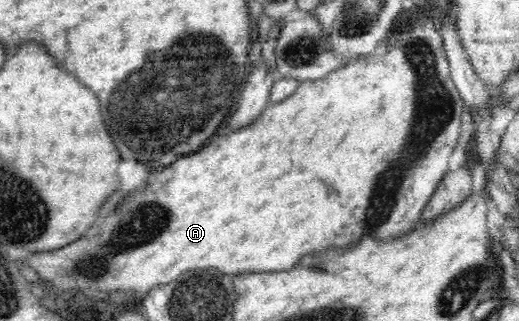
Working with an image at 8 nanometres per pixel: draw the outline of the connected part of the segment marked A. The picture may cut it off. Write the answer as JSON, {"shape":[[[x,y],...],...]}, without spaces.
{"shape":[[[424,17],[422,23],[416,23],[410,31],[400,33],[396,37],[396,43],[387,49],[380,61],[372,57],[360,56],[343,63],[341,67],[334,69],[324,78],[299,82],[298,87],[286,99],[279,102],[268,102],[264,111],[252,125],[239,129],[239,131],[213,137],[208,143],[193,154],[179,157],[168,169],[160,175],[158,183],[152,181],[150,189],[146,193],[132,195],[132,199],[120,207],[118,215],[114,211],[114,217],[104,219],[98,237],[92,239],[78,239],[64,249],[52,250],[46,257],[30,257],[30,265],[44,277],[54,281],[54,288],[62,295],[64,301],[73,298],[78,300],[80,288],[92,288],[94,290],[130,290],[136,293],[136,299],[140,305],[145,295],[156,285],[168,283],[182,275],[182,271],[195,270],[212,266],[224,273],[244,273],[244,271],[280,271],[295,266],[303,255],[324,249],[330,246],[347,246],[361,235],[373,235],[378,239],[387,240],[410,231],[418,225],[419,217],[424,206],[430,201],[438,182],[448,171],[448,159],[456,148],[460,139],[460,125],[462,125],[462,113],[466,112],[464,98],[456,88],[451,77],[450,63],[444,49],[443,34],[440,29],[440,18]]]}

